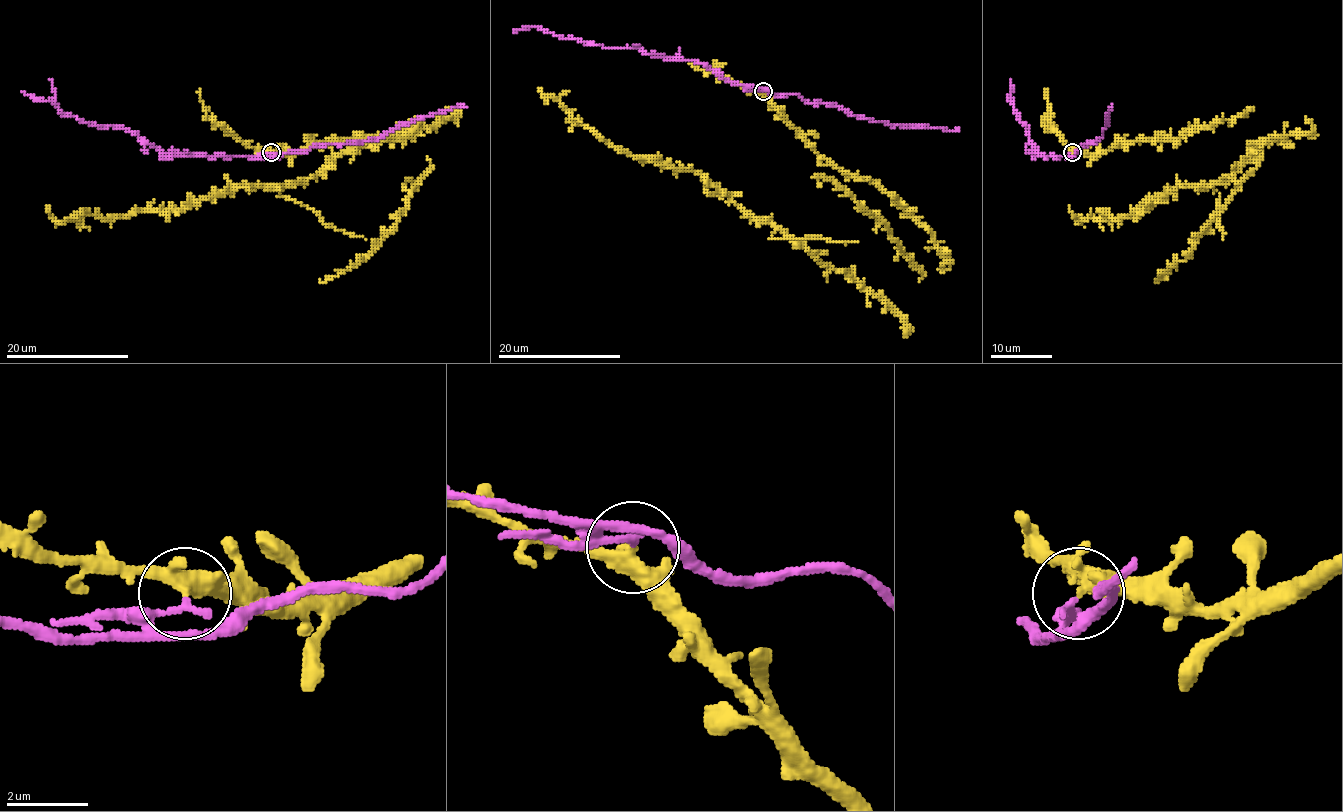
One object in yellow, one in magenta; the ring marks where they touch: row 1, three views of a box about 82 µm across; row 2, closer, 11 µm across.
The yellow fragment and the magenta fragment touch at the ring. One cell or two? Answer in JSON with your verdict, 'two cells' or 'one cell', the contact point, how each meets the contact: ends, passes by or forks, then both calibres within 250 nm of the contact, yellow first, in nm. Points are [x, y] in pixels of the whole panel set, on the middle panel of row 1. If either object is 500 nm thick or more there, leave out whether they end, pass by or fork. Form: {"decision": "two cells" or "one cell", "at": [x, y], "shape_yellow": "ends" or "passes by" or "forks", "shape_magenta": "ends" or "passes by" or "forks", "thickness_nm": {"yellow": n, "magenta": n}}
{"decision": "two cells", "at": [763, 91], "shape_yellow": "passes by", "shape_magenta": "ends", "thickness_nm": {"yellow": 360, "magenta": 180}}

